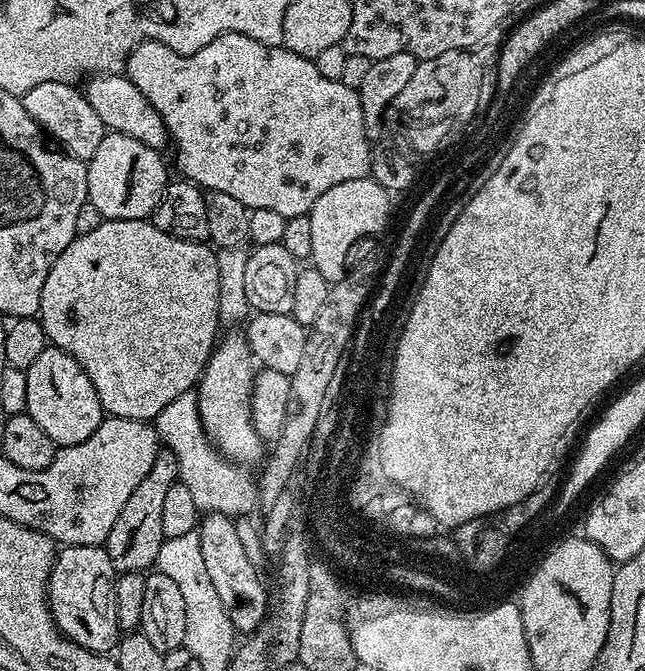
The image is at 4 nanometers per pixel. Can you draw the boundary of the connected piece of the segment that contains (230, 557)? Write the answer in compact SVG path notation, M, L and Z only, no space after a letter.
M210 512L199 521L198 531L206 574L210 574L210 582L214 582L214 590L218 590L218 598L233 628L240 634L252 633L267 613L268 590L265 581L260 581L261 573L246 558L245 547L238 538L236 520L221 512Z

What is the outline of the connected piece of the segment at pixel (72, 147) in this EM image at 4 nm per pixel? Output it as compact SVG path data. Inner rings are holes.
M67 80L38 82L38 86L22 94L22 99L26 114L30 114L30 118L34 118L34 122L39 124L63 151L85 162L91 160L94 150L98 150L102 138L106 135L106 129L102 118L98 118L83 91L75 83Z

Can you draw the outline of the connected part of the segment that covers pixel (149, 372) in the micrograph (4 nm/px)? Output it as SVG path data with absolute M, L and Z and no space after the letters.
M101 219L100 225L90 230L90 234L82 234L72 240L70 246L62 250L54 266L50 266L50 274L46 274L46 282L42 282L42 302L38 319L48 336L49 345L69 352L78 362L78 366L82 366L90 382L94 382L98 402L102 402L107 415L131 420L155 421L156 415L166 410L166 406L170 406L170 402L174 402L178 394L191 392L199 385L208 359L212 356L212 350L218 343L216 331L221 331L222 325L218 314L218 258L216 252L207 243L199 244L182 238L174 238L158 230L158 226L154 226L148 220Z

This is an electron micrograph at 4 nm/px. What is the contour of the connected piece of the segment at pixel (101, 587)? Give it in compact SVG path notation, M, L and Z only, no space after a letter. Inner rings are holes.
M74 544L57 551L48 579L48 609L63 636L91 652L108 654L115 649L121 635L114 598L117 575L107 547Z

